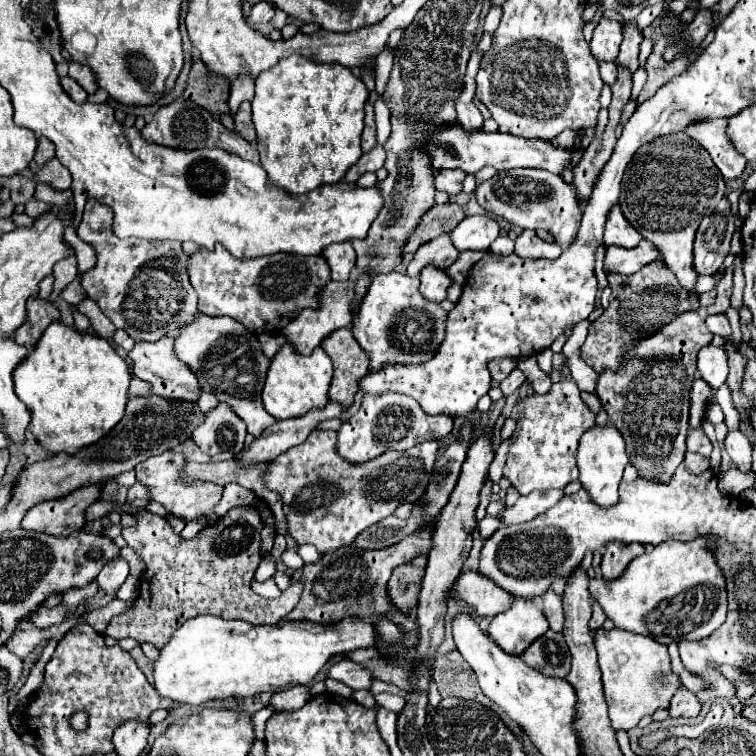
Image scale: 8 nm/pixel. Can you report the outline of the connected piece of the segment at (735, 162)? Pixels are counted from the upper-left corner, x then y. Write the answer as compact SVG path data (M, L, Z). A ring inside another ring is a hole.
M709 119L709 121L689 125L685 129L685 133L709 151L709 155L711 155L713 163L717 165L717 169L721 171L723 179L729 181L729 179L741 177L747 161L729 143L729 139L725 135L725 127L727 127L727 119Z

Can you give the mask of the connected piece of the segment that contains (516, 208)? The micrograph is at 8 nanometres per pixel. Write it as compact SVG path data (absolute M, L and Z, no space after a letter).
M499 171L491 179L483 181L475 189L477 203L493 215L505 217L513 225L521 229L545 229L551 231L555 243L561 249L567 249L577 235L581 209L575 199L573 187L569 187L559 175L551 175L547 171Z

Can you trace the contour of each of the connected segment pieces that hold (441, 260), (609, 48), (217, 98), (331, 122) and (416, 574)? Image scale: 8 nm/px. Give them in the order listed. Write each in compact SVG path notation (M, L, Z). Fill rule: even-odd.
M441 235L439 239L433 239L431 243L425 243L423 247L417 249L417 253L413 255L413 259L407 265L407 275L419 277L419 273L425 265L435 265L435 267L445 269L457 257L459 257L459 251L451 243L451 235Z
M601 19L601 23L593 31L593 39L589 43L589 49L597 61L615 61L619 55L619 43L621 43L621 23Z
M193 59L193 67L187 79L187 89L183 93L185 99L201 105L213 115L227 115L227 95L229 95L229 83L225 79L219 79L217 75L211 75L201 59Z
M303 55L279 59L275 67L259 73L253 97L253 123L257 131L257 151L269 183L291 195L303 195L321 185L341 181L347 169L361 157L359 137L363 131L363 103L367 99L369 93L365 85L347 67L319 65Z
M425 553L417 555L415 559L411 559L411 563L403 563L399 567L395 567L395 571L387 583L391 603L395 603L395 607L401 609L403 613L411 611L417 603L417 597L421 591L421 581L425 575L425 565L427 565L427 555Z

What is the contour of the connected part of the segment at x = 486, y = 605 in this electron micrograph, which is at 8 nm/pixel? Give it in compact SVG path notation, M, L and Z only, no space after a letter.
M463 571L453 583L453 591L453 599L469 605L479 617L495 617L507 611L515 601L515 595L503 591L495 581L479 571Z

